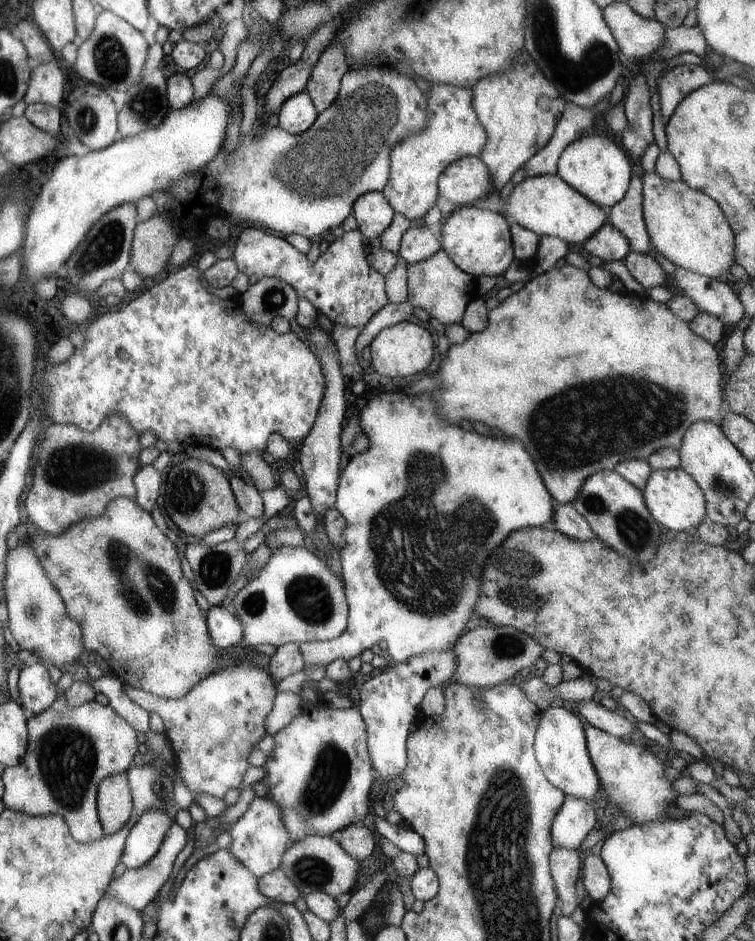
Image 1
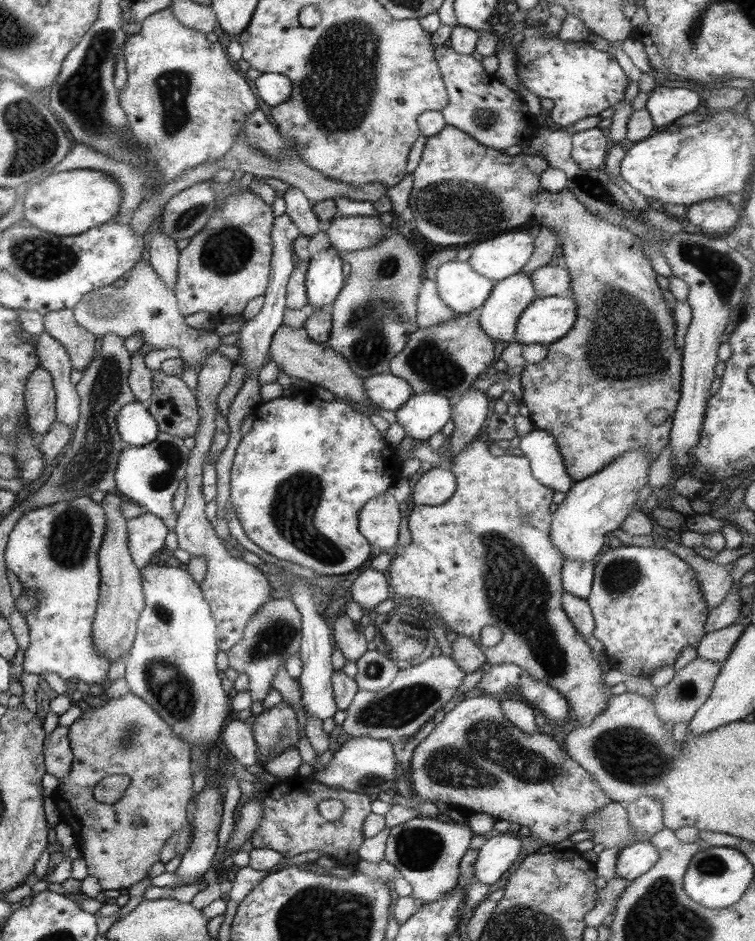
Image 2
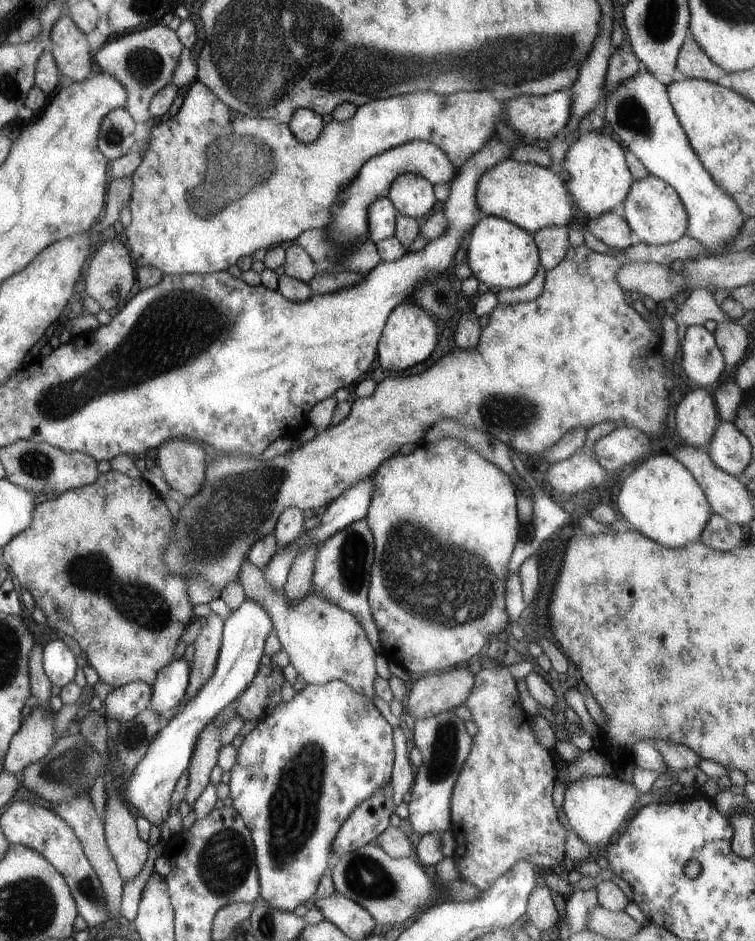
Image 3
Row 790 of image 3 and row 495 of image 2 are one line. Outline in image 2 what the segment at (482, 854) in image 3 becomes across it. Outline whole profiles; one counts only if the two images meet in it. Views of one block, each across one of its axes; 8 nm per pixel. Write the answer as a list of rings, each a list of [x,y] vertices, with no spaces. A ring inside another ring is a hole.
[[[478,439],[470,442],[459,454],[451,459],[451,463],[446,466],[455,477],[456,487],[451,495],[443,504],[437,506],[414,505],[408,515],[407,528],[410,538],[409,544],[403,546],[399,550],[399,554],[391,559],[386,571],[389,574],[388,586],[393,589],[395,595],[401,600],[409,600],[416,598],[423,602],[429,602],[435,609],[438,618],[447,624],[448,632],[465,636],[469,640],[479,644],[479,632],[481,626],[492,625],[496,627],[502,635],[501,641],[491,648],[484,647],[479,644],[479,648],[485,657],[485,663],[488,665],[513,664],[524,670],[534,681],[543,681],[543,684],[551,686],[561,694],[566,700],[566,704],[571,708],[571,716],[579,722],[579,726],[586,727],[592,720],[607,706],[607,695],[605,695],[605,686],[600,679],[601,670],[597,660],[591,655],[589,646],[583,641],[567,616],[563,613],[561,607],[561,594],[563,594],[560,572],[562,570],[563,558],[559,554],[559,550],[555,550],[555,546],[549,538],[550,522],[552,519],[552,502],[551,496],[554,490],[541,486],[533,476],[531,476],[530,466],[527,458],[522,456],[501,455],[495,456],[490,453],[488,446]]]

